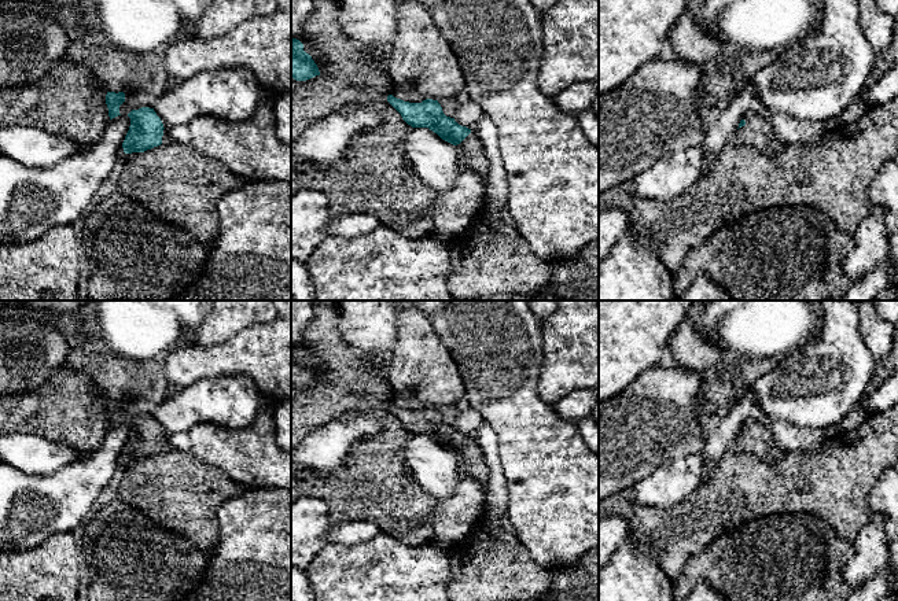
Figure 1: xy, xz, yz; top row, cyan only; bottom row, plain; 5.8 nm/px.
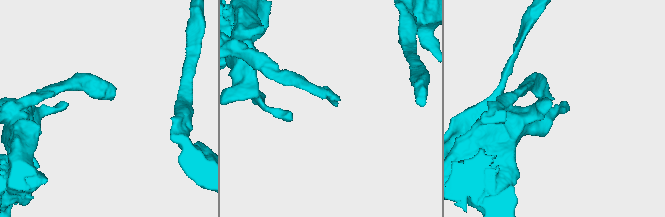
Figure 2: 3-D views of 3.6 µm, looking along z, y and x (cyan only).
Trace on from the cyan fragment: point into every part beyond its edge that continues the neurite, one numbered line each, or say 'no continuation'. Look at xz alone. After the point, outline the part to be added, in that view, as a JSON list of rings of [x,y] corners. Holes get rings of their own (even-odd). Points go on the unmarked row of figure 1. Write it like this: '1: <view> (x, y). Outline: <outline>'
1: xz (471, 460). Outline: [[[471,438],[471,440],[454,454],[459,462],[459,475],[461,478],[472,478],[478,480],[486,494],[486,487],[489,482],[489,468],[486,464],[485,454],[476,439]]]

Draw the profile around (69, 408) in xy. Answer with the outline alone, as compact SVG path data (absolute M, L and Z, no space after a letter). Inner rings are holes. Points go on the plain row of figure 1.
M63 365L41 387L0 397L0 438L15 432L36 434L63 443L82 456L88 454L99 446L110 429L107 399L88 375Z

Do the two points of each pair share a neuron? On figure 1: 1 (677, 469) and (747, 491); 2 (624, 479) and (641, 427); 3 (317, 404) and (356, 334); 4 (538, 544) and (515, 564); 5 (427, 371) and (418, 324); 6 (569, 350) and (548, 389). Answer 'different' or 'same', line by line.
1: different
2: same
3: different
4: different
5: same
6: same

